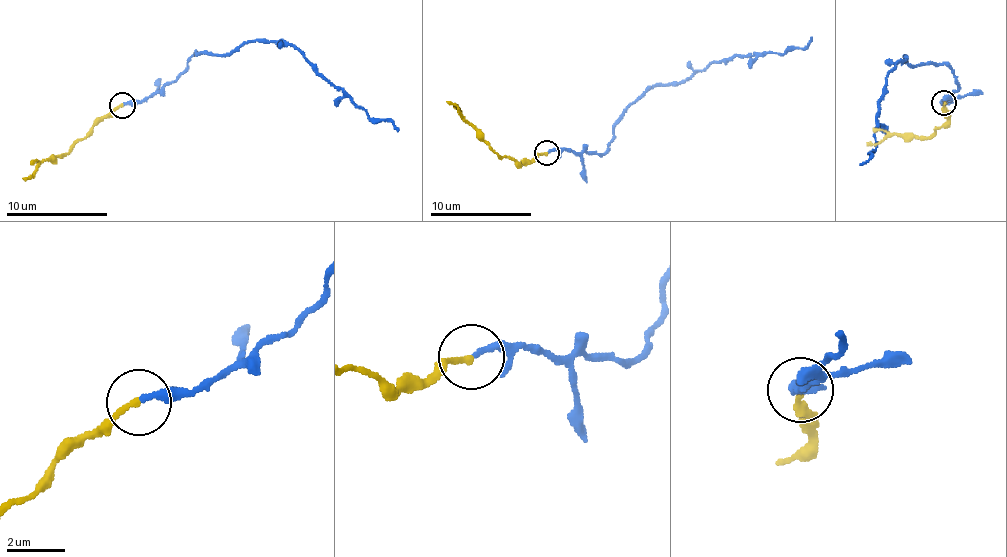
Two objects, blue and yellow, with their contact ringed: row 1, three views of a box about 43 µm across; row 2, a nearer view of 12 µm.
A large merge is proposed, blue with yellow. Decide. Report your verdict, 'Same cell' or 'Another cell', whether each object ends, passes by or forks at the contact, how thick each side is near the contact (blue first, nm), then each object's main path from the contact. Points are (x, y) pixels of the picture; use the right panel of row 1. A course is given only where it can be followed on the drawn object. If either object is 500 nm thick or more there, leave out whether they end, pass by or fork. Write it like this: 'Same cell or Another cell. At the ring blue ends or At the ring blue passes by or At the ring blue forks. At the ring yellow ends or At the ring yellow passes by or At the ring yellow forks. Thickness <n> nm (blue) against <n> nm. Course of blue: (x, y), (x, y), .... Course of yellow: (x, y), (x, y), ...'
Another cell. At the ring blue ends. At the ring yellow ends. Thickness 200 nm (blue) against 240 nm. Course of blue: (944, 102), (959, 83), (954, 72), (945, 64), (915, 67), (905, 56), (878, 104), (872, 155), (860, 164). Course of yellow: (944, 102), (946, 121), (928, 136), (895, 132), (876, 143), (867, 143)

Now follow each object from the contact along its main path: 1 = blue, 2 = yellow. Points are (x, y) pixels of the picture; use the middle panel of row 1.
1: (546, 153), (603, 154), (613, 124), (649, 89), (679, 85), (738, 55), (803, 49), (811, 38)
2: (546, 153), (519, 163), (500, 157), (459, 109), (447, 102)

